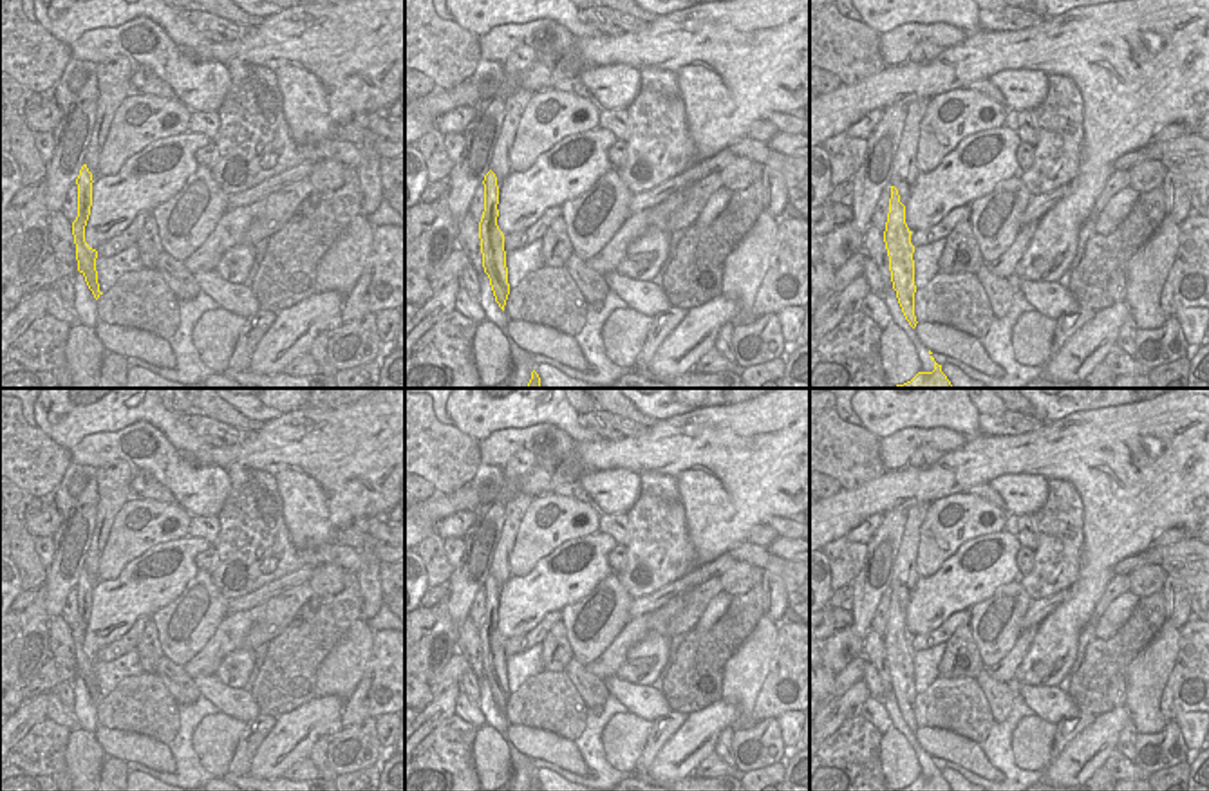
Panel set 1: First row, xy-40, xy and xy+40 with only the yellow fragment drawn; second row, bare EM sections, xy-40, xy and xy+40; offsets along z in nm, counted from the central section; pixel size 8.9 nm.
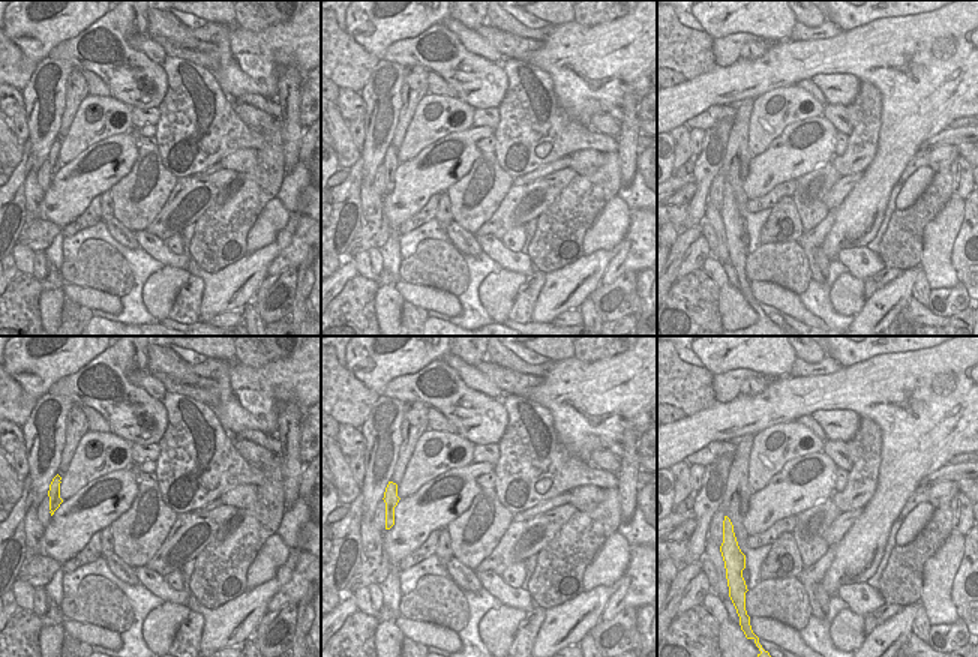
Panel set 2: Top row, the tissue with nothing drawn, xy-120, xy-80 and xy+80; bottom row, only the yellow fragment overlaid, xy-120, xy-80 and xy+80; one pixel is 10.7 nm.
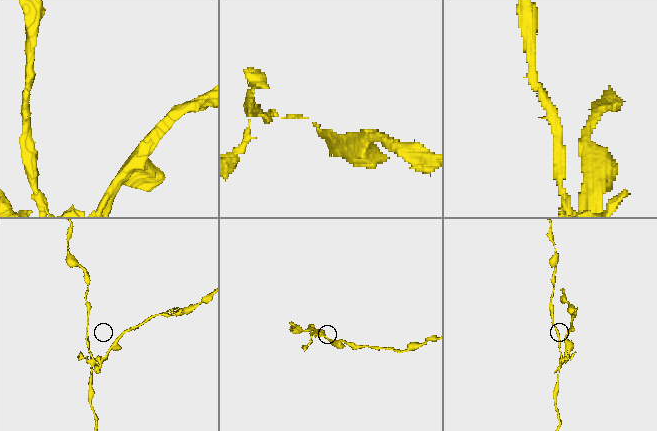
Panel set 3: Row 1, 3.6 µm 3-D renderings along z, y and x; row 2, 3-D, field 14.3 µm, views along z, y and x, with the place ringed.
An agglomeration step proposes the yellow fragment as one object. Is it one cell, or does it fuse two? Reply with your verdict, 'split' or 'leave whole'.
split

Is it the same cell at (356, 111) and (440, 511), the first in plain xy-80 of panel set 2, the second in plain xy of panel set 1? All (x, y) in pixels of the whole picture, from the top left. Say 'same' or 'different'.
different

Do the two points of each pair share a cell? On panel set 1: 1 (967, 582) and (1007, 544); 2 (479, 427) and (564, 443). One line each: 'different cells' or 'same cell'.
1: same cell
2: different cells

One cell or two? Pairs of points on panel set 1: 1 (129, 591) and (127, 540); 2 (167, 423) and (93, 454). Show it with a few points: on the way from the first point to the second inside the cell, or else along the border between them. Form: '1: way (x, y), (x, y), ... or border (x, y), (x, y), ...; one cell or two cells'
1: border (165, 542), (149, 548), (114, 578), (100, 582); two cells
2: border (112, 430), (149, 421), (183, 452); two cells

